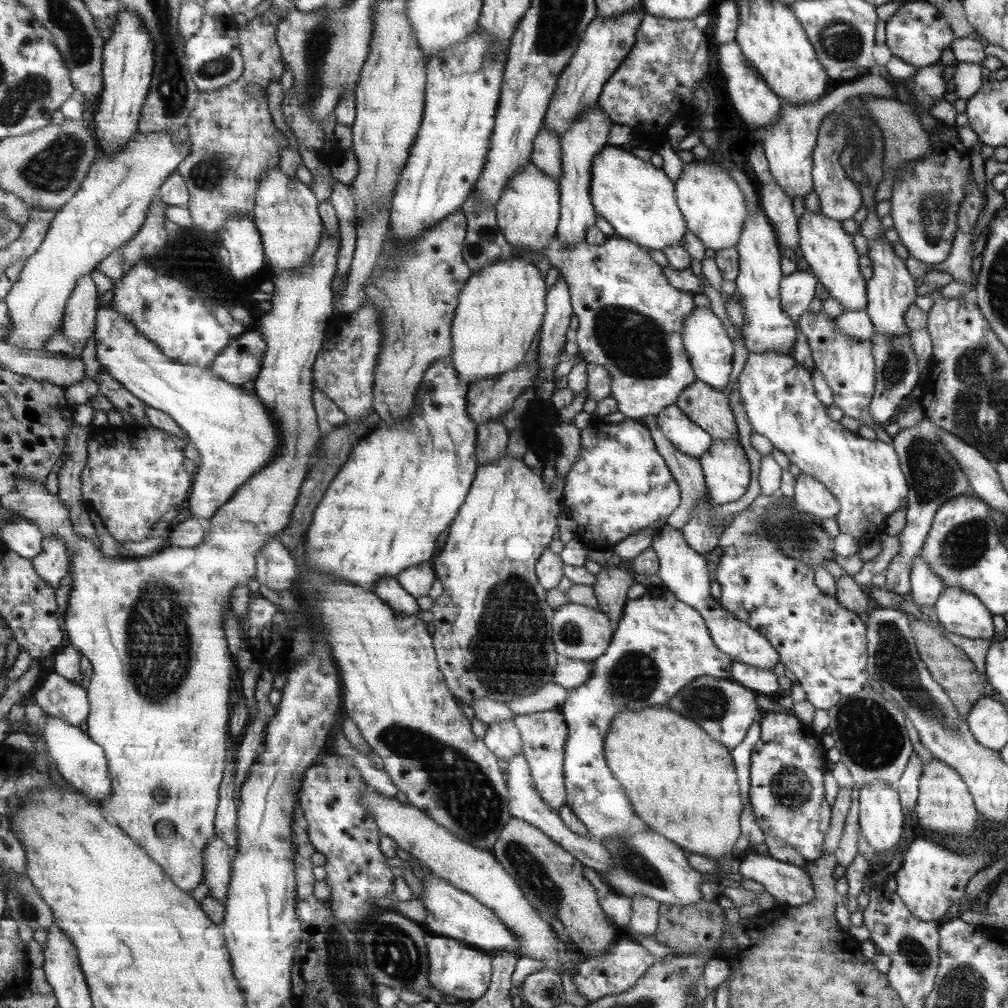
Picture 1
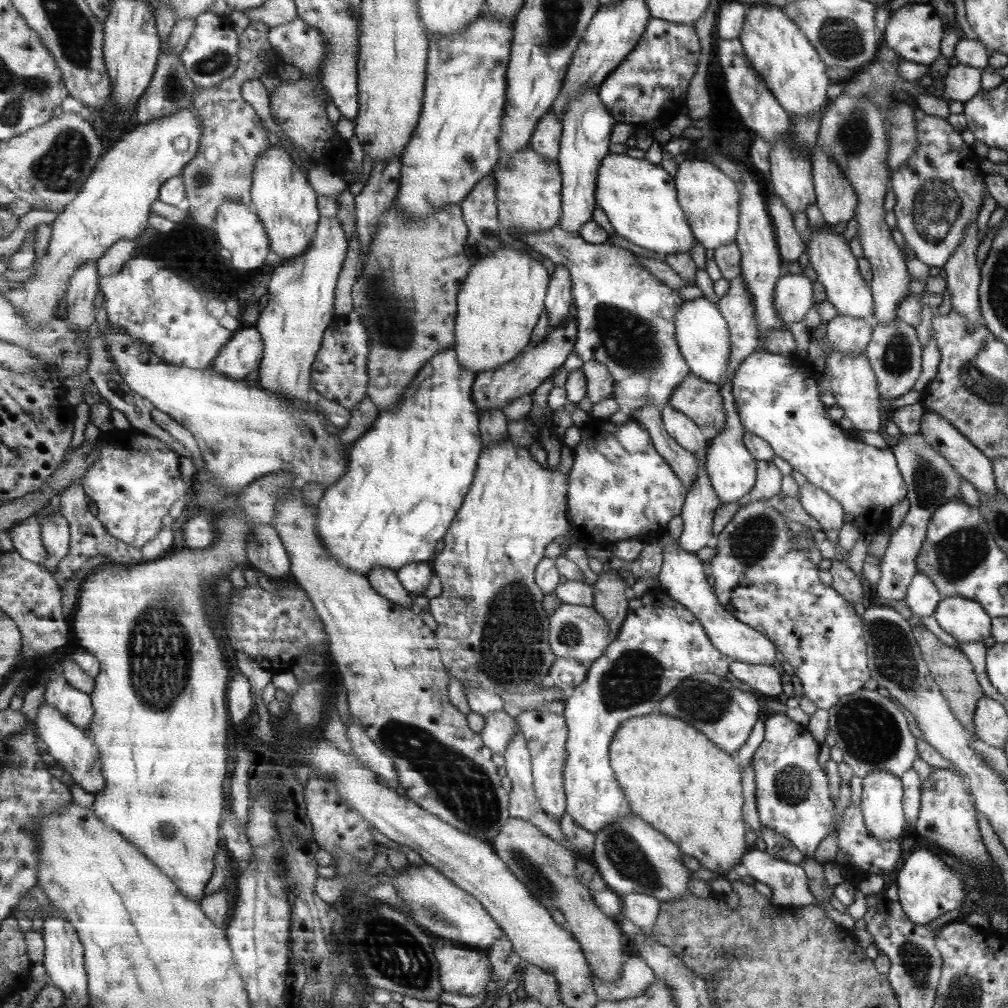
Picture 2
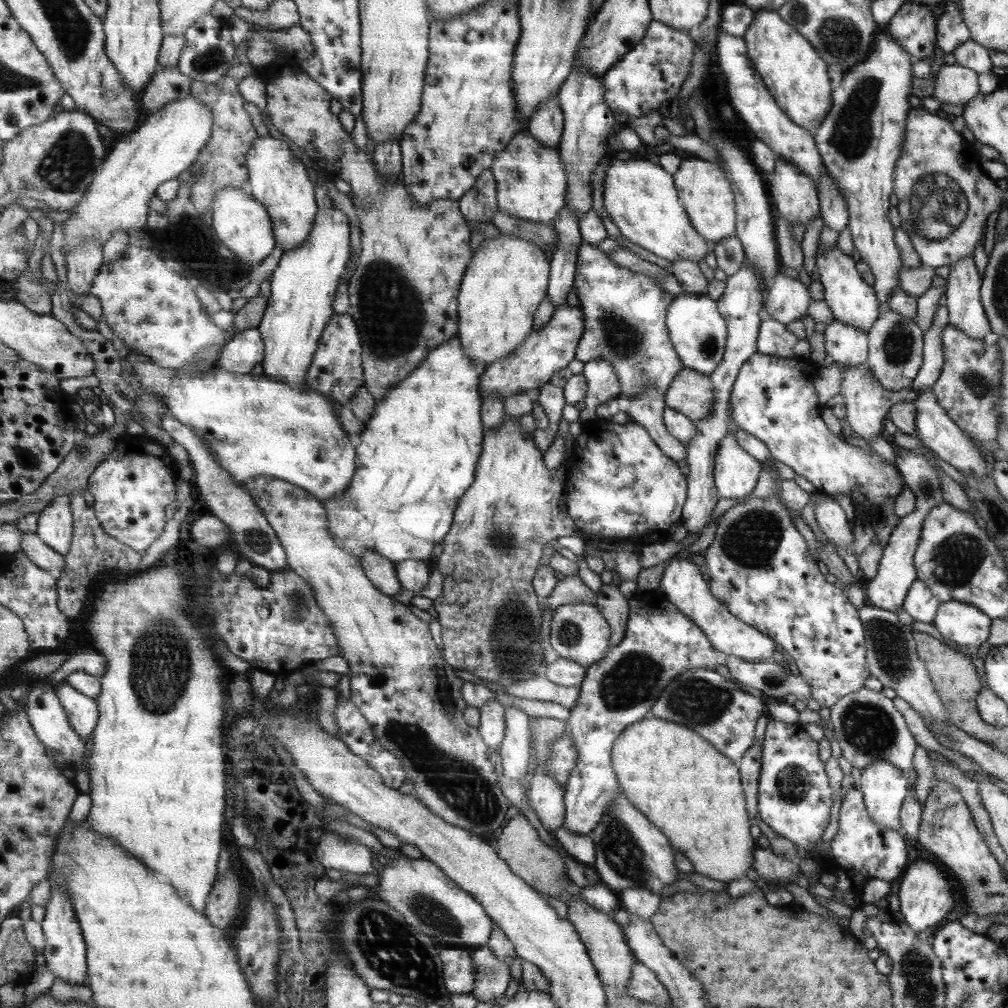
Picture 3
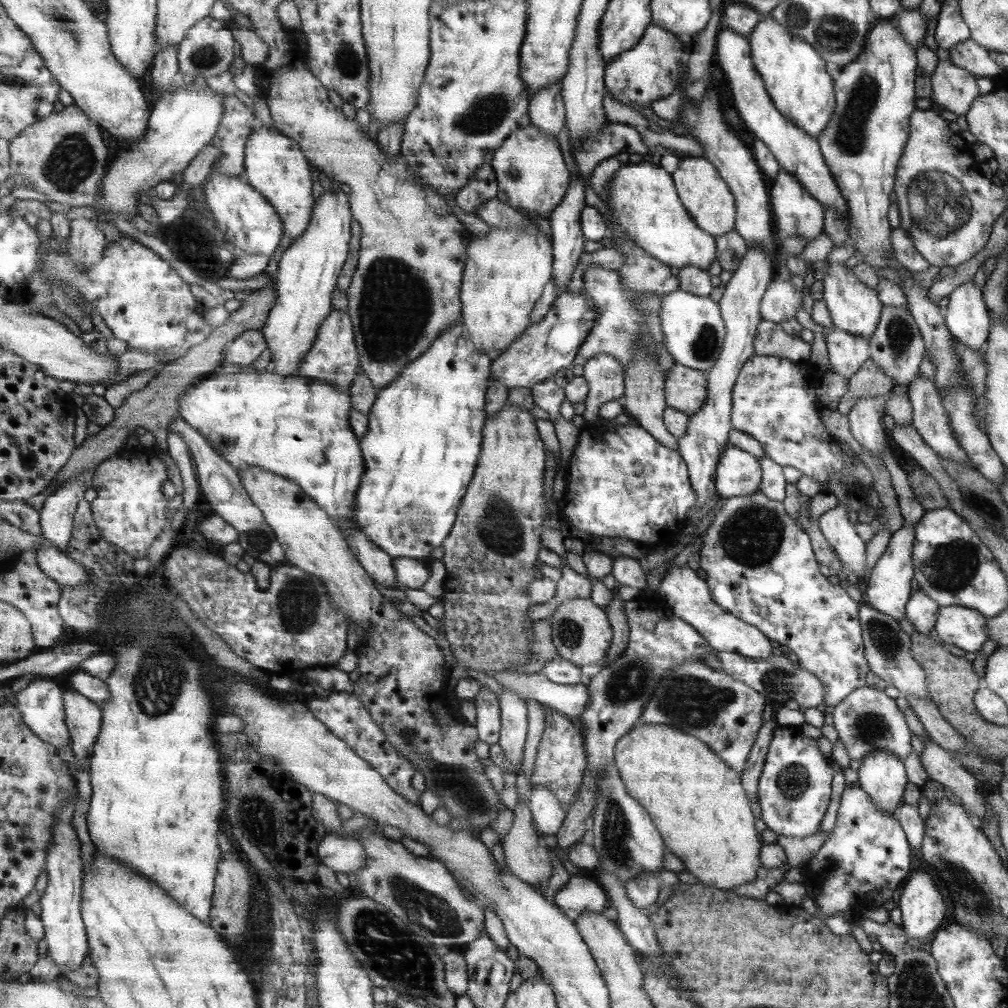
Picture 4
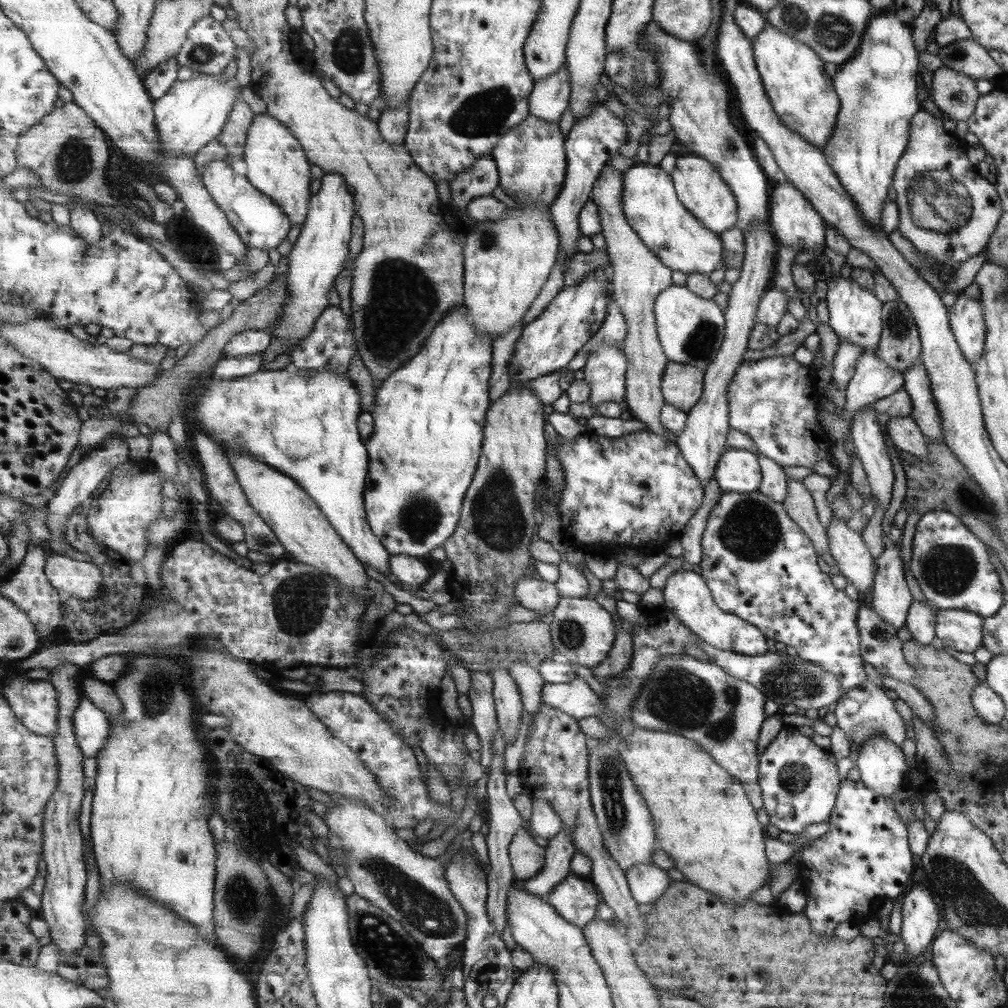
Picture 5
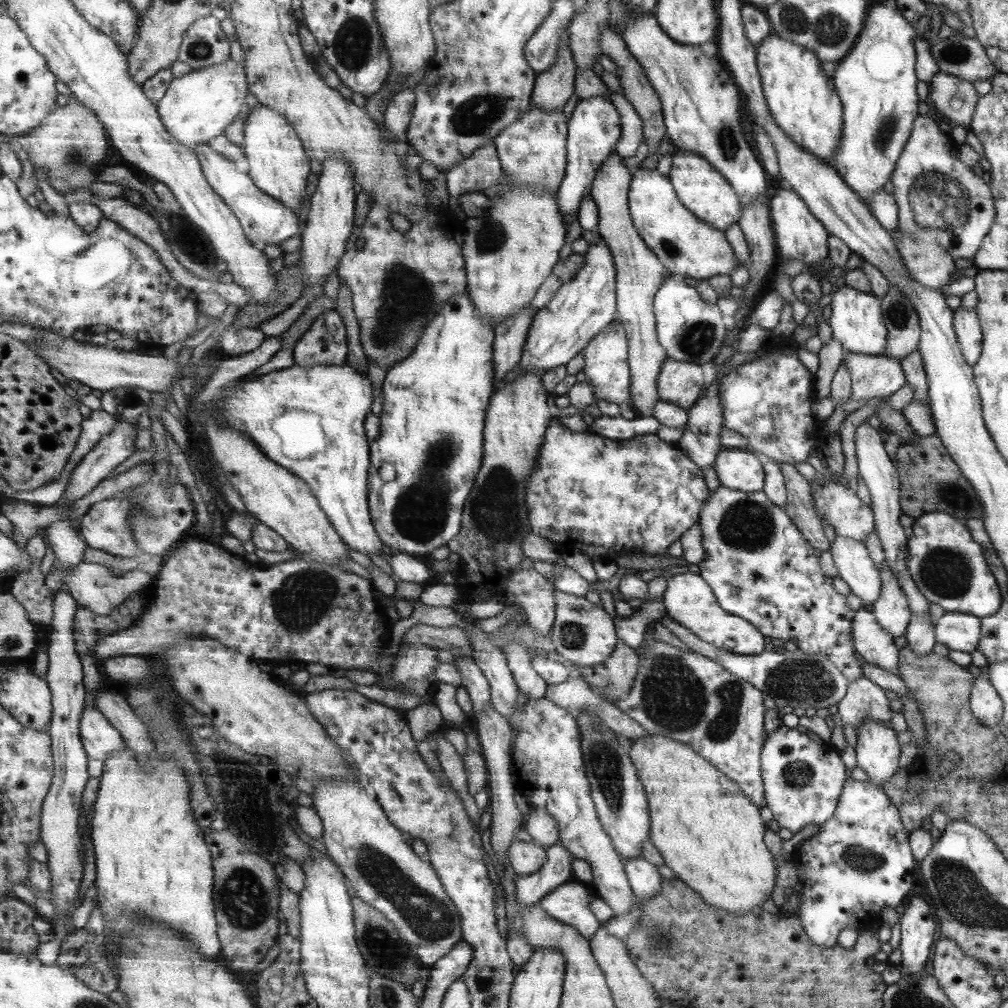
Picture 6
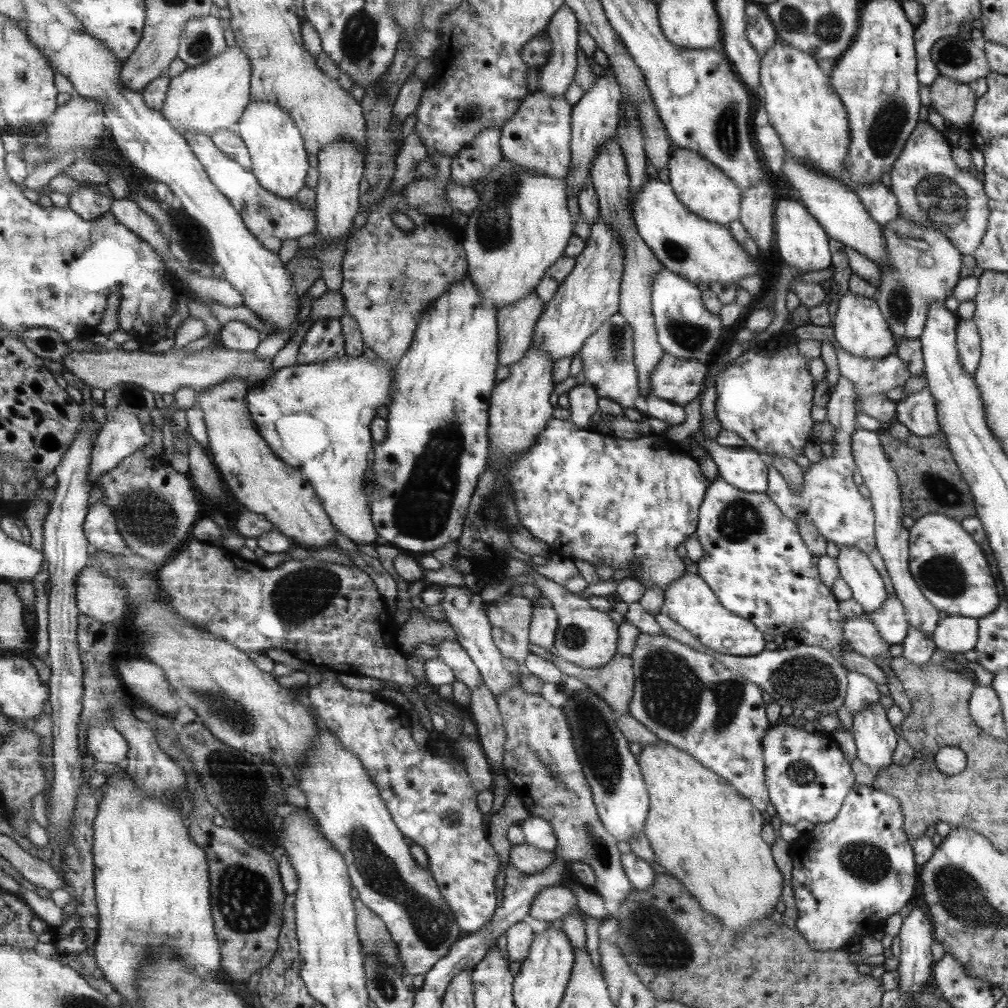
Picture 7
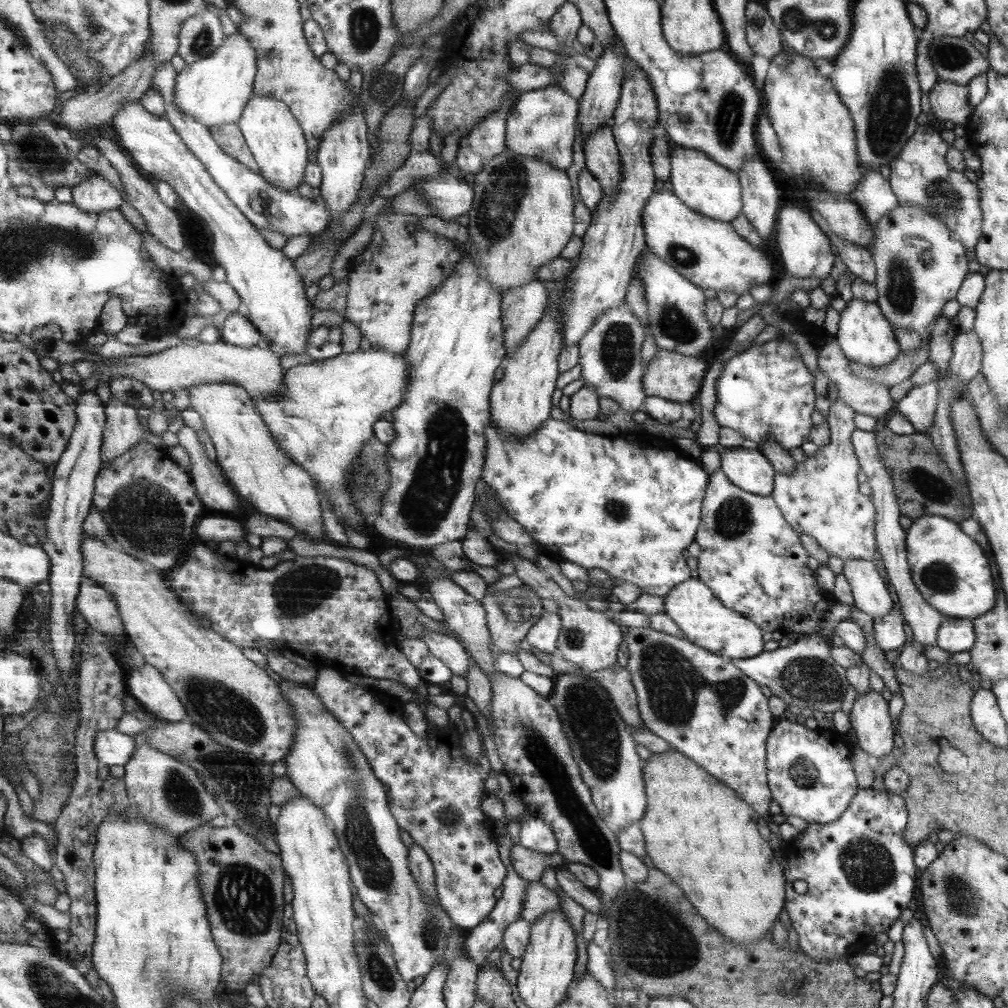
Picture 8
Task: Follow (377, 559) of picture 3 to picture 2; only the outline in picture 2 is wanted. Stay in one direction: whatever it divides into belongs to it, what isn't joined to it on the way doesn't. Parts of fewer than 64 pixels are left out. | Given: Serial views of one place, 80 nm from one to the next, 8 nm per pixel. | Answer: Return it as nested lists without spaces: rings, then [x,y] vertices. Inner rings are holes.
[[[376,566],[370,572],[368,579],[373,589],[376,589],[381,596],[399,606],[407,608],[414,606],[412,600],[409,599],[407,590],[400,584],[397,571],[384,566]]]

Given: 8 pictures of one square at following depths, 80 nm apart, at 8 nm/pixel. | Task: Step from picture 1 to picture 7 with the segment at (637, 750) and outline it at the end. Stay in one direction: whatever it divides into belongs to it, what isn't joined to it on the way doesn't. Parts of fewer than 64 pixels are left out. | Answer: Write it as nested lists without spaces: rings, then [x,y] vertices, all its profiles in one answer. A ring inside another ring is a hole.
[[[659,741],[648,745],[640,745],[639,754],[638,756],[636,756],[636,761],[640,767],[640,772],[643,774],[644,783],[647,785],[648,789],[648,814],[642,833],[647,837],[647,840],[649,841],[650,847],[654,852],[657,864],[659,864],[659,866],[663,866],[663,868],[665,868],[665,870],[667,871],[667,874],[669,874],[671,877],[676,877],[676,879],[680,881],[680,883],[684,885],[684,887],[688,889],[688,891],[698,900],[698,903],[701,904],[701,908],[705,912],[715,915],[720,920],[720,923],[722,925],[725,925],[725,928],[728,928],[729,930],[731,930],[731,932],[745,932],[745,930],[749,928],[749,925],[753,921],[758,921],[763,917],[769,917],[769,913],[772,910],[776,909],[775,906],[780,900],[781,880],[783,880],[783,878],[781,878],[779,870],[775,868],[775,864],[773,864],[773,858],[771,858],[771,852],[769,852],[770,846],[767,846],[767,844],[765,844],[765,842],[763,842],[763,839],[761,838],[761,829],[762,826],[766,823],[765,815],[762,814],[761,811],[757,810],[757,808],[755,808],[755,806],[753,806],[753,804],[750,801],[748,801],[745,797],[742,797],[740,795],[740,792],[737,792],[736,788],[733,788],[733,785],[730,785],[723,777],[717,776],[717,773],[714,773],[711,769],[702,765],[700,761],[691,756],[689,753],[678,749],[675,745],[669,744],[667,741]]]

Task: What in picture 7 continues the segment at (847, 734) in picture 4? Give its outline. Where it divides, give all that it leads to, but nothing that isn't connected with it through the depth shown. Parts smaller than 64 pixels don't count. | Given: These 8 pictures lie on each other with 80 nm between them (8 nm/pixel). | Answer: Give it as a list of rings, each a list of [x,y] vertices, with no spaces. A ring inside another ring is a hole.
[[[849,671],[846,678],[848,685],[846,686],[846,695],[842,705],[849,712],[849,716],[853,717],[864,708],[870,706],[870,704],[879,702],[879,690],[867,675]]]

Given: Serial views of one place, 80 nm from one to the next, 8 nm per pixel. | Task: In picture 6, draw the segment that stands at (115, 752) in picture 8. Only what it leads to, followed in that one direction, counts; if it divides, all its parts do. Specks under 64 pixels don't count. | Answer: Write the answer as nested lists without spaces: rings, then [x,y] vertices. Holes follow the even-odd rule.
[[[89,707],[81,717],[81,738],[91,760],[105,762],[112,752],[119,751],[125,744],[124,738],[112,726],[112,721],[97,707]]]

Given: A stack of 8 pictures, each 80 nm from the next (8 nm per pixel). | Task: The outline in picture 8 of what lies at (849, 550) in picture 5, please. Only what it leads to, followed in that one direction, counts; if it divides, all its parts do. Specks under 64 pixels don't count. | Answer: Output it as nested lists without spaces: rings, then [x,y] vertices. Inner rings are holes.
[[[846,560],[842,574],[851,589],[852,605],[861,612],[874,619],[886,615],[893,606],[886,584],[870,560]]]

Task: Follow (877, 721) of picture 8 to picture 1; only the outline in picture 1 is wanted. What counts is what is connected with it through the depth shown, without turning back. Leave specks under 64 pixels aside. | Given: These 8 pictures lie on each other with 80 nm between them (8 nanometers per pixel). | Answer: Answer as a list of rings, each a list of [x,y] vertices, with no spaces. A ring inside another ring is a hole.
[[[874,780],[858,790],[858,834],[875,852],[885,852],[898,843],[903,826],[900,797],[886,782]]]

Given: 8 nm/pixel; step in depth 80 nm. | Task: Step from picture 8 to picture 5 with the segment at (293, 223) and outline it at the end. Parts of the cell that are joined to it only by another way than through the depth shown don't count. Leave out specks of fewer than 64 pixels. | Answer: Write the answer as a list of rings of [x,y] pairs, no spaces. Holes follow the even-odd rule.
[[[223,160],[210,162],[205,168],[202,178],[204,185],[212,194],[213,200],[227,215],[229,222],[236,228],[241,240],[248,248],[260,248],[267,252],[277,250],[283,244],[283,240],[287,238],[292,222],[276,201],[265,193],[258,191],[249,182],[247,176],[235,174],[231,164],[227,164]]]

